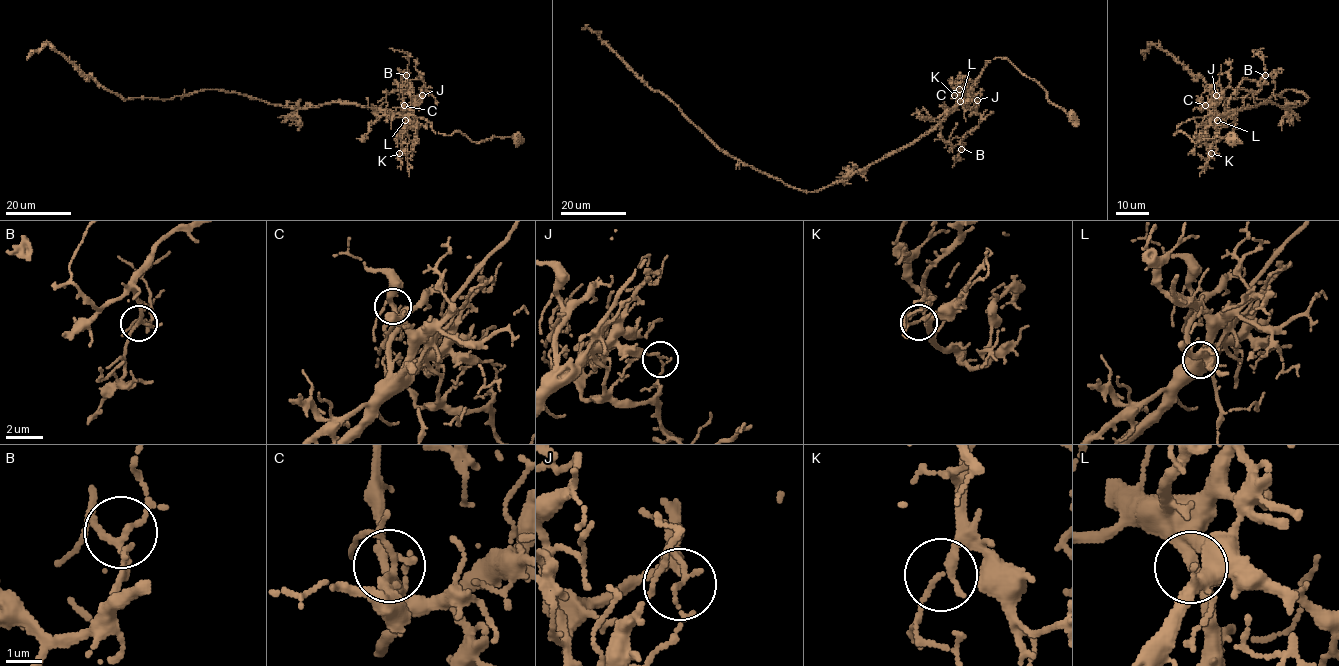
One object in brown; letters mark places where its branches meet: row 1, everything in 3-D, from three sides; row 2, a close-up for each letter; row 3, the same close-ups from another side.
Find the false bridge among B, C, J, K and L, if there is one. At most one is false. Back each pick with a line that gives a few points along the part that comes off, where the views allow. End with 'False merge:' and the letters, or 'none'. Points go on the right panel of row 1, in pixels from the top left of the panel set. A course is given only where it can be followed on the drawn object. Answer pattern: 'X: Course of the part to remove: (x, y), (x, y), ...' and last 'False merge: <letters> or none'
J: Course of the part to remove: (1215, 95), (1227, 88), (1235, 89), (1244, 78), (1258, 81), (1263, 77), (1263, 60), (1253, 52), (1263, 48)
False merge: J

